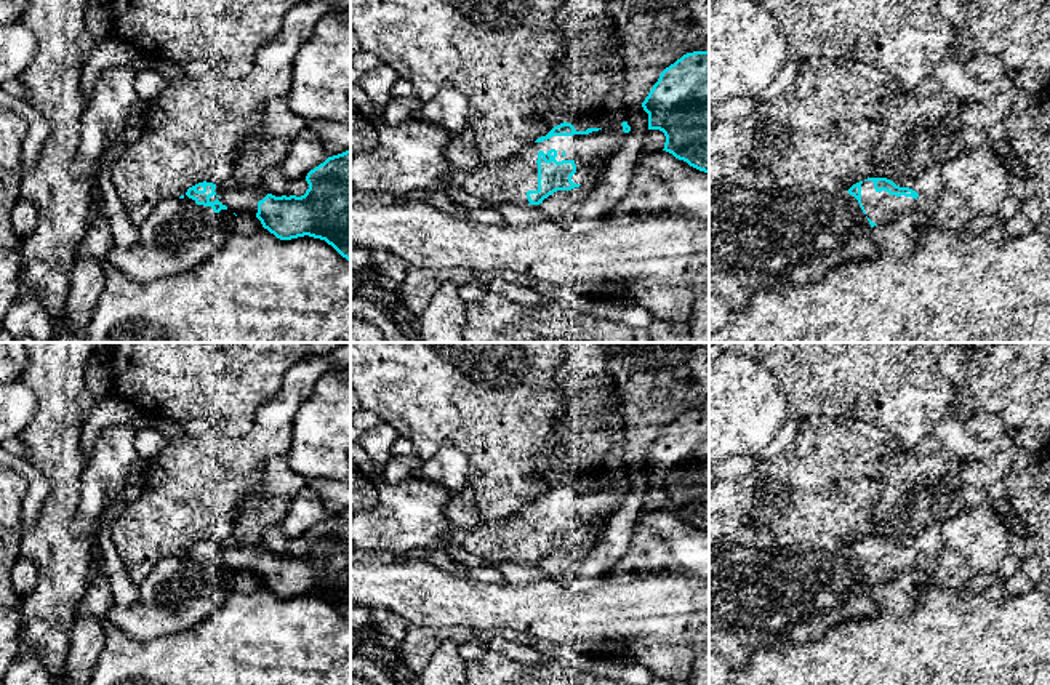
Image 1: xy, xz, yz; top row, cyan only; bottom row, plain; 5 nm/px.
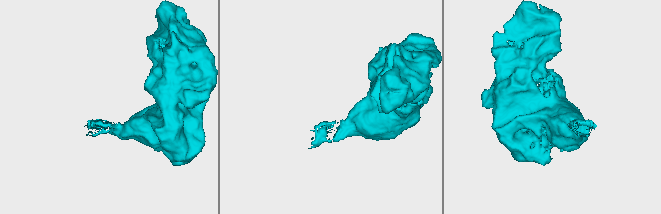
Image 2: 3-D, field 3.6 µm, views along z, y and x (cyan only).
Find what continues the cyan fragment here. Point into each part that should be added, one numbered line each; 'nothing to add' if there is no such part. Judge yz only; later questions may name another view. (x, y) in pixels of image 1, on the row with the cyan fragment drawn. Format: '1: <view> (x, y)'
1: yz (882, 208)

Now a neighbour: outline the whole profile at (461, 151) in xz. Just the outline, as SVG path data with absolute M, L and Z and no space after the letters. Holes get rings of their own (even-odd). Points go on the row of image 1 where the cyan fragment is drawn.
M466 128L458 136L451 136L445 154L451 166L461 171L471 173L480 165L480 157L475 146L475 134L471 128Z

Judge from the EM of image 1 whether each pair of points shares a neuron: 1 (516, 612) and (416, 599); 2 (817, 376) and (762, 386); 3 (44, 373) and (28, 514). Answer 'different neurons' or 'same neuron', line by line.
1: same neuron
2: different neurons
3: different neurons

